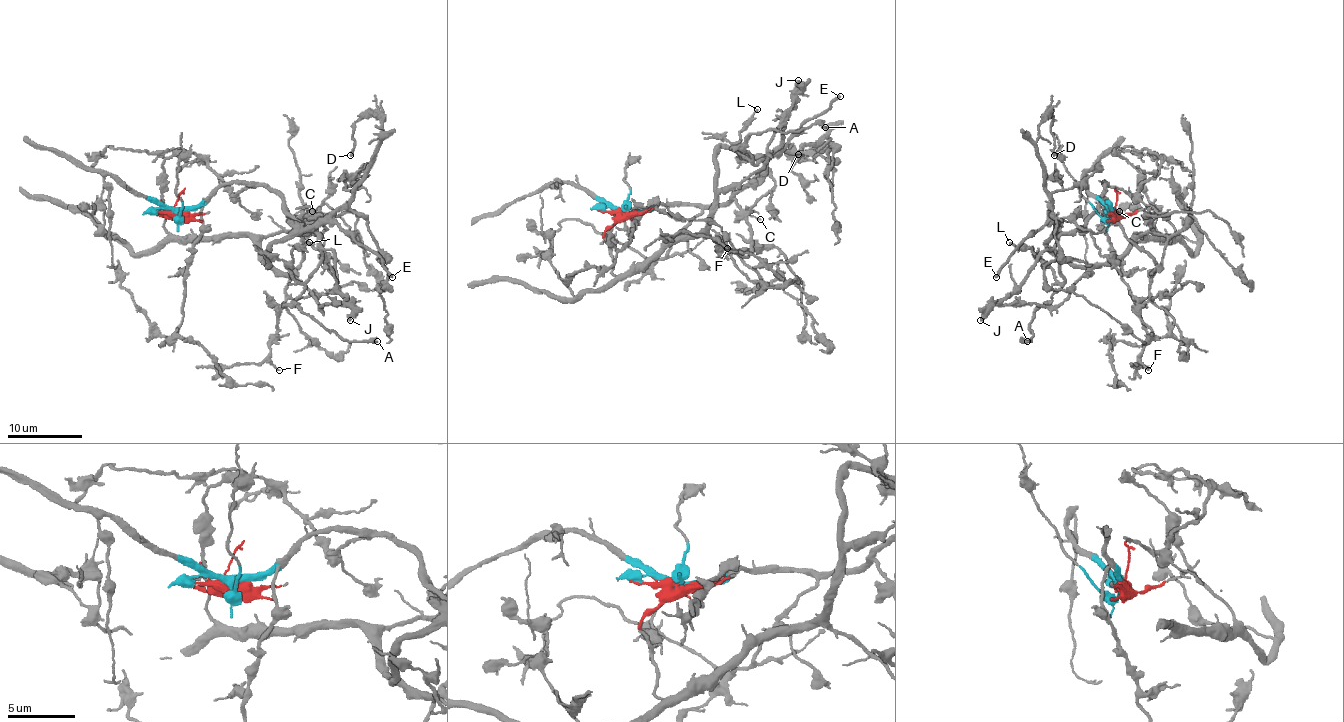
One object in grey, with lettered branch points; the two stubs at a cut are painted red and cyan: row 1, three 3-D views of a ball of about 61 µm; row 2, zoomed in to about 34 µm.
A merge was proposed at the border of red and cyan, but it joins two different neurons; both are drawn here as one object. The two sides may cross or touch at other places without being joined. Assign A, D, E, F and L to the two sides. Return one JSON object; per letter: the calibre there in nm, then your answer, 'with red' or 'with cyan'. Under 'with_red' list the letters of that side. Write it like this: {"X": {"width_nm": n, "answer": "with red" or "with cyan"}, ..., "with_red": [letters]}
{"A": {"width_nm": 320, "answer": "with cyan"}, "D": {"width_nm": 220, "answer": "with red"}, "E": {"width_nm": 260, "answer": "with red"}, "F": {"width_nm": 140, "answer": "with cyan"}, "L": {"width_nm": 150, "answer": "with cyan"}, "with_red": ["D", "E"]}

